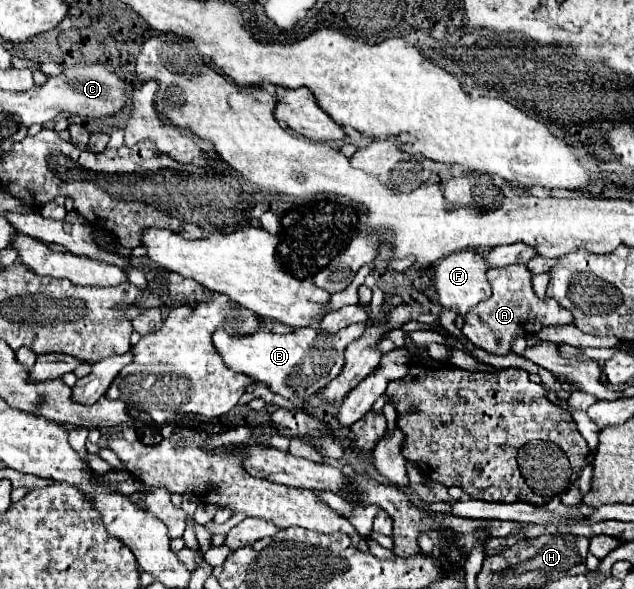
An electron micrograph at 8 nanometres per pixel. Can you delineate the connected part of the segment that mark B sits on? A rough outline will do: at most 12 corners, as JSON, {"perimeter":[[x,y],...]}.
{"perimeter":[[301,328],[289,334],[213,332],[223,362],[277,384],[335,378],[345,348],[365,332]]}

